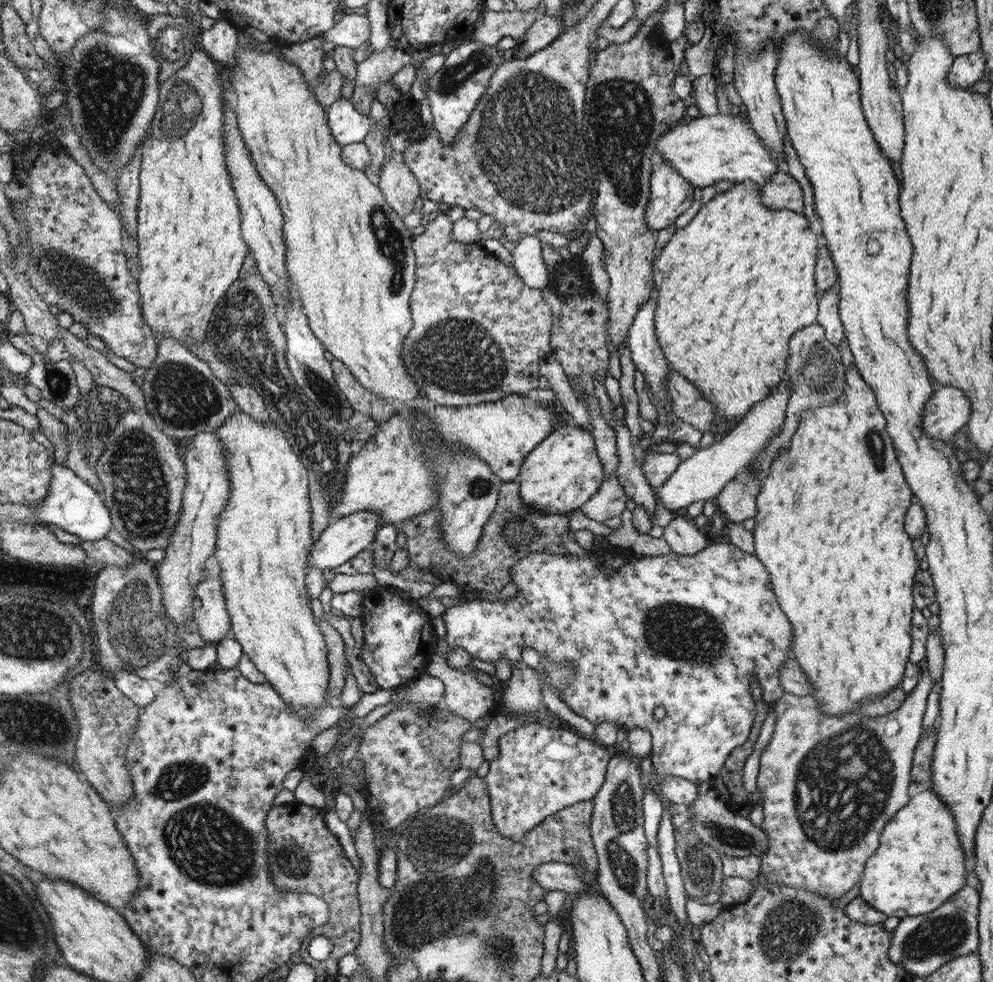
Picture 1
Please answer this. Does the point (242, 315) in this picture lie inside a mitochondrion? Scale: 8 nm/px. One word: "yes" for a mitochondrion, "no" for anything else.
yes

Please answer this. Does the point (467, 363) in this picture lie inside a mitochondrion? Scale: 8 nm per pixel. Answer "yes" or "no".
yes

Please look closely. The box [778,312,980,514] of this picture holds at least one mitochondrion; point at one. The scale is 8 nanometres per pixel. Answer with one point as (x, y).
(819, 370)

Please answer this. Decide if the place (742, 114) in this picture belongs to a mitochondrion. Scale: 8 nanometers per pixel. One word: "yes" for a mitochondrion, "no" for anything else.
no

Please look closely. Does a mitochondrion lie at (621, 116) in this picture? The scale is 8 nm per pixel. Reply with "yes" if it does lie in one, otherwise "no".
yes

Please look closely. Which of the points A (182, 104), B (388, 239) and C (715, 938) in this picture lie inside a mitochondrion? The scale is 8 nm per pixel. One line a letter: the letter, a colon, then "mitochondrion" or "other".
A: mitochondrion
B: mitochondrion
C: other

